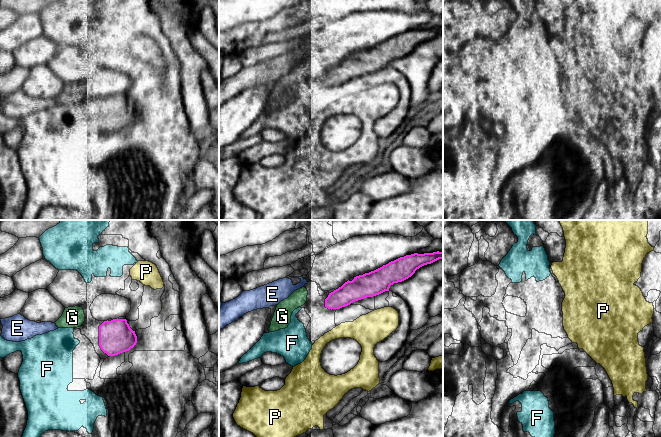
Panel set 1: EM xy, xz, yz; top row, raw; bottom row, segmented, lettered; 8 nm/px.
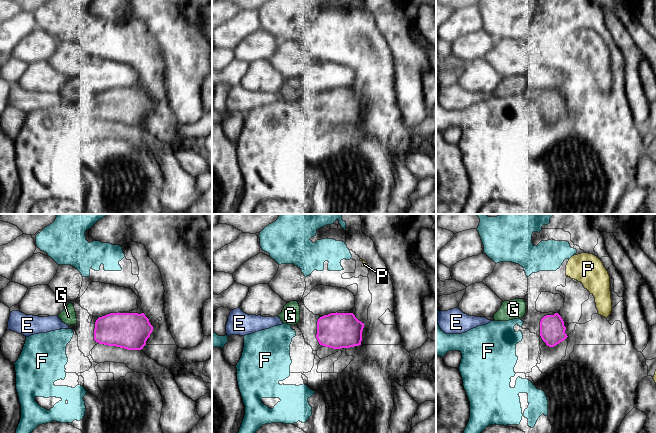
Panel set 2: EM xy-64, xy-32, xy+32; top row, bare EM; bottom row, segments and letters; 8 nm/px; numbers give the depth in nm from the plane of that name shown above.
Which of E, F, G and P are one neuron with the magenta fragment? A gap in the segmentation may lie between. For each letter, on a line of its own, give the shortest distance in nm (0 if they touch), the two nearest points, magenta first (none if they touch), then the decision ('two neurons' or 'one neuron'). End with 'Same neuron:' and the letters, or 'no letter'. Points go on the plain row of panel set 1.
E: gap 200 nm; span xz (329, 69), (307, 58); two neurons
F: gap 160 nm; span xy (99, 117), (79, 117); two neurons
G: gap 130 nm; span xy (99, 102), (84, 96); one neuron
P: gap 110 nm; span xz (372, 72), (377, 85); two neurons
Same neuron: G

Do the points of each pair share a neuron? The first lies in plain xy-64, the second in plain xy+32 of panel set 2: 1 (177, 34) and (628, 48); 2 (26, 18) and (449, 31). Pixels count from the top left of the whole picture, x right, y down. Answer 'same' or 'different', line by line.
1: same
2: same

